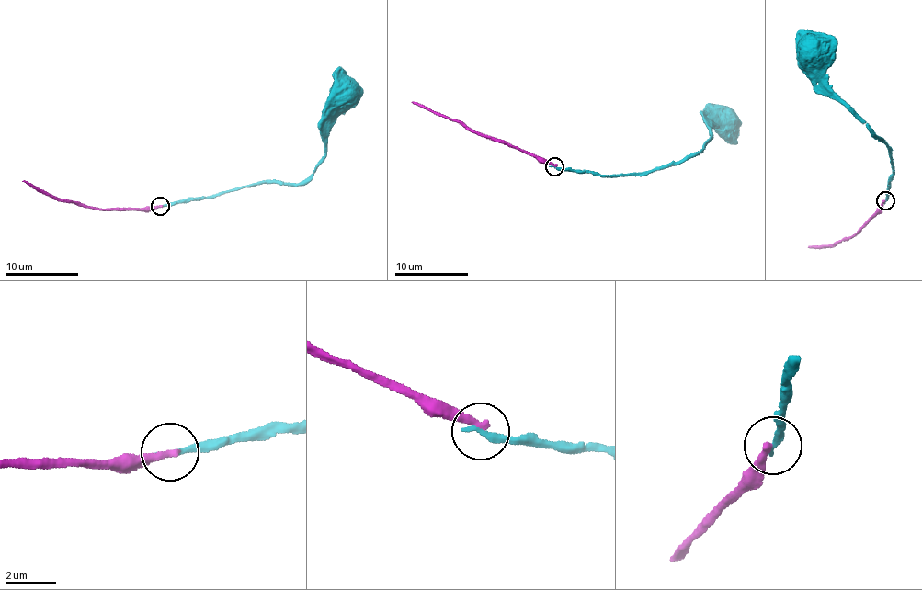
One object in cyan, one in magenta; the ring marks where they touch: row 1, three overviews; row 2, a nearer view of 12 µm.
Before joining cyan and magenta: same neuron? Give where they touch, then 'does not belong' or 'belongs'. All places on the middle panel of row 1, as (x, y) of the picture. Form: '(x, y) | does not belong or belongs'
(554, 166) | does not belong

